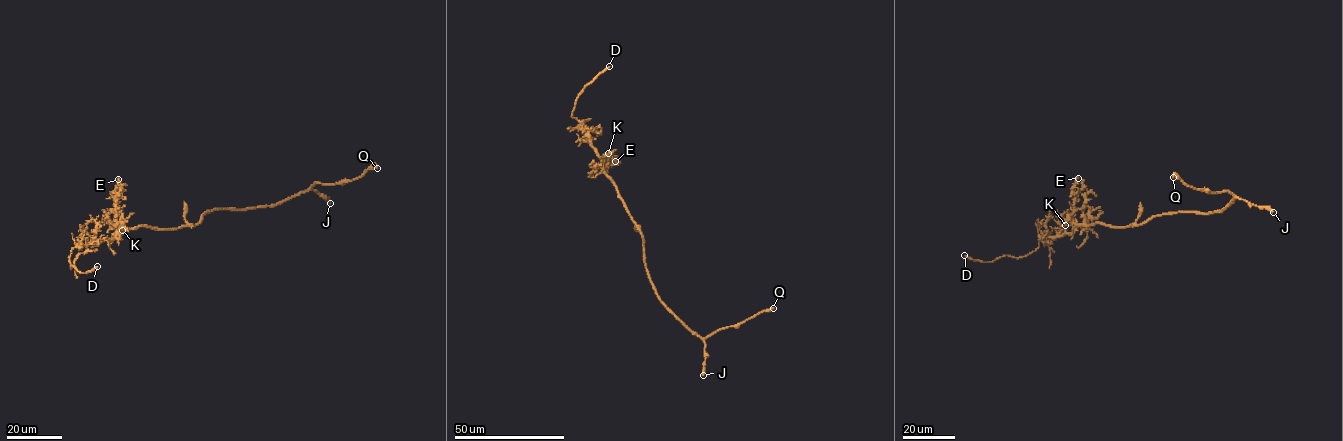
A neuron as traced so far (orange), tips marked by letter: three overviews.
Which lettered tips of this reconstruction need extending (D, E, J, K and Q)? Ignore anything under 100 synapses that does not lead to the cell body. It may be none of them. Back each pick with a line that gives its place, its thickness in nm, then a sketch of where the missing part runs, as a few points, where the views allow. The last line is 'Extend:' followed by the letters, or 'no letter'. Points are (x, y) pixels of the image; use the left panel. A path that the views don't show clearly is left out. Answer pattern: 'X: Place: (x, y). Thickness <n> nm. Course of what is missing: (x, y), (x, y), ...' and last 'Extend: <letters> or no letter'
D: Place: (97, 266). Thickness 240 nm
Extend: D

